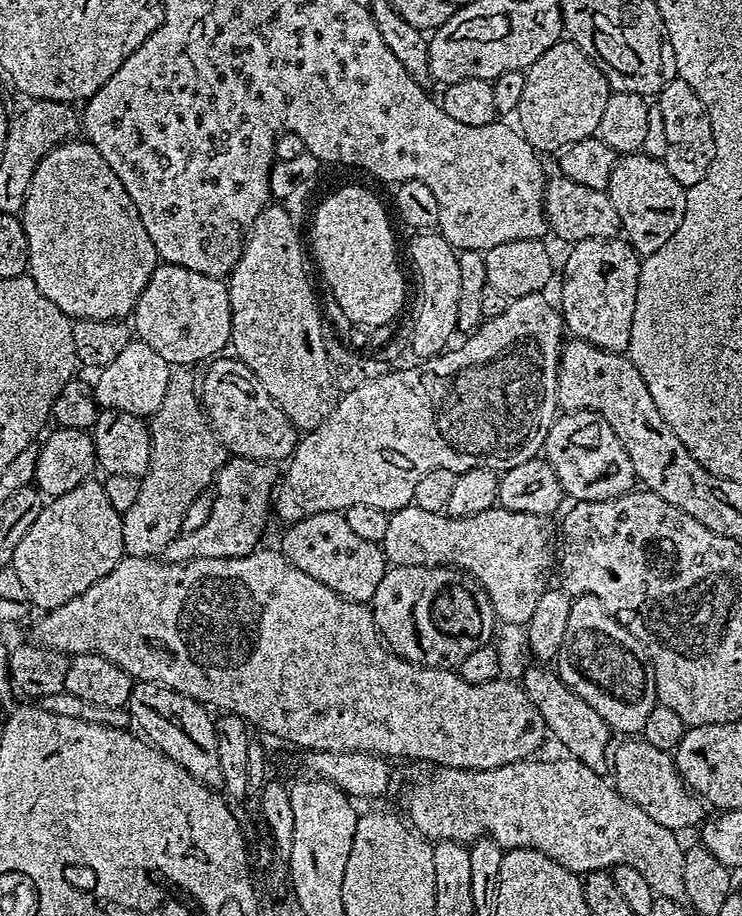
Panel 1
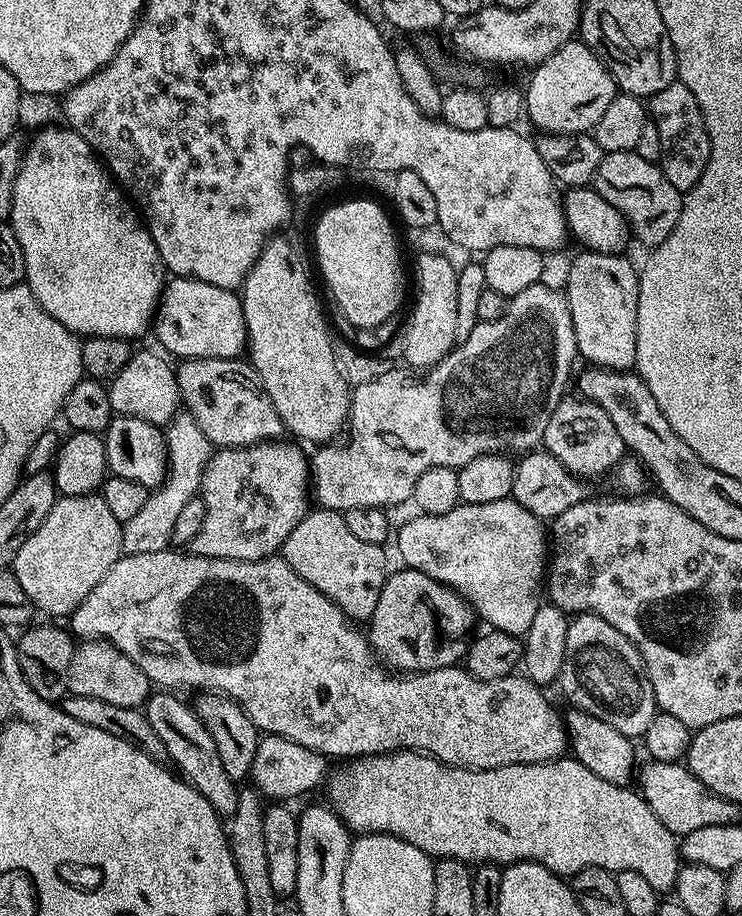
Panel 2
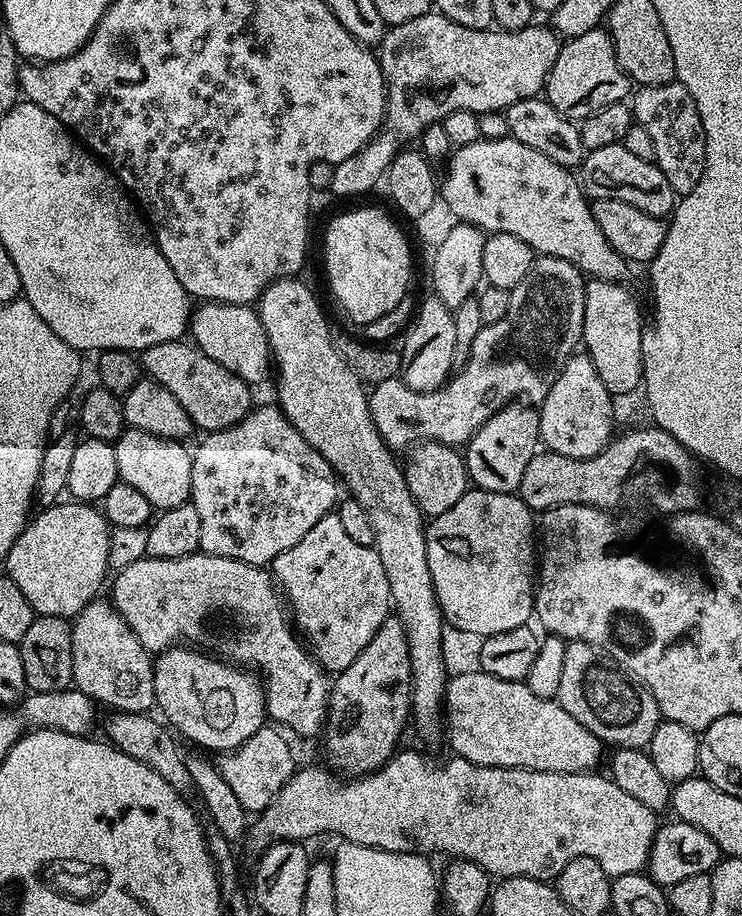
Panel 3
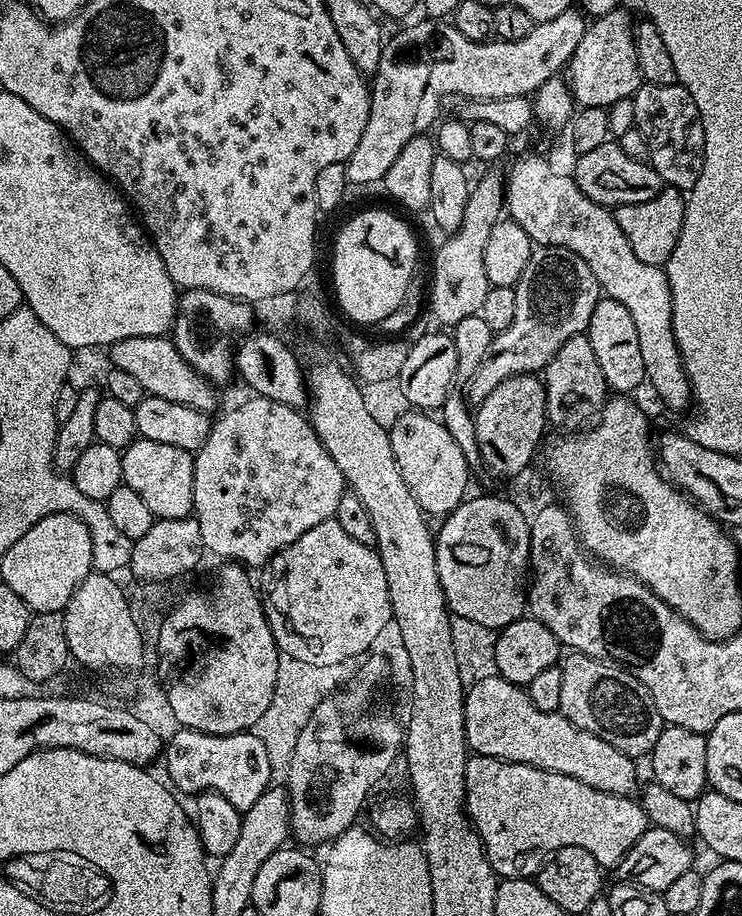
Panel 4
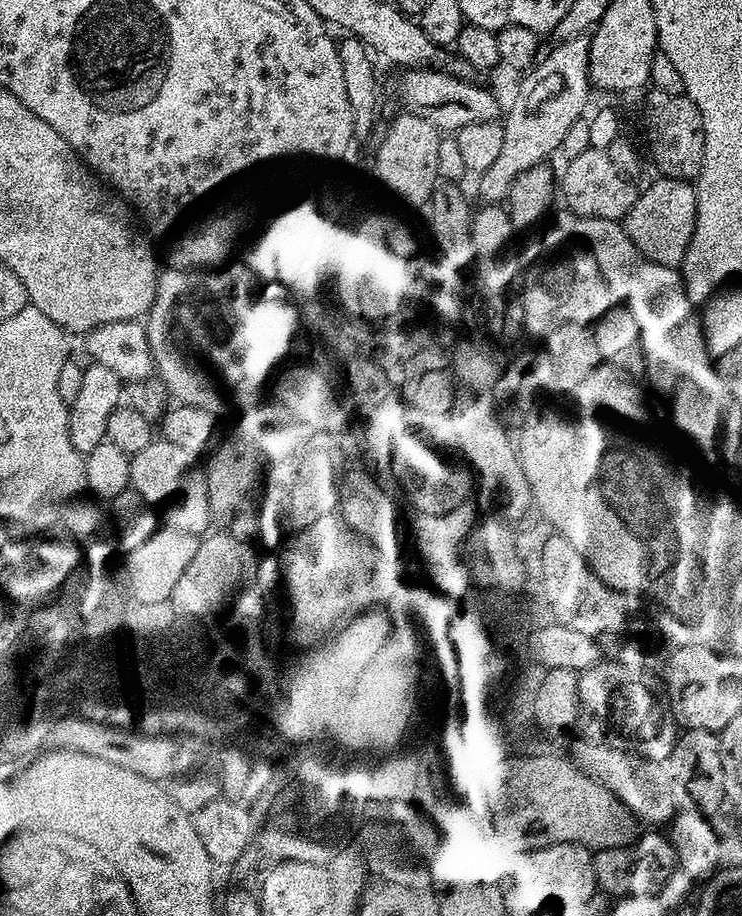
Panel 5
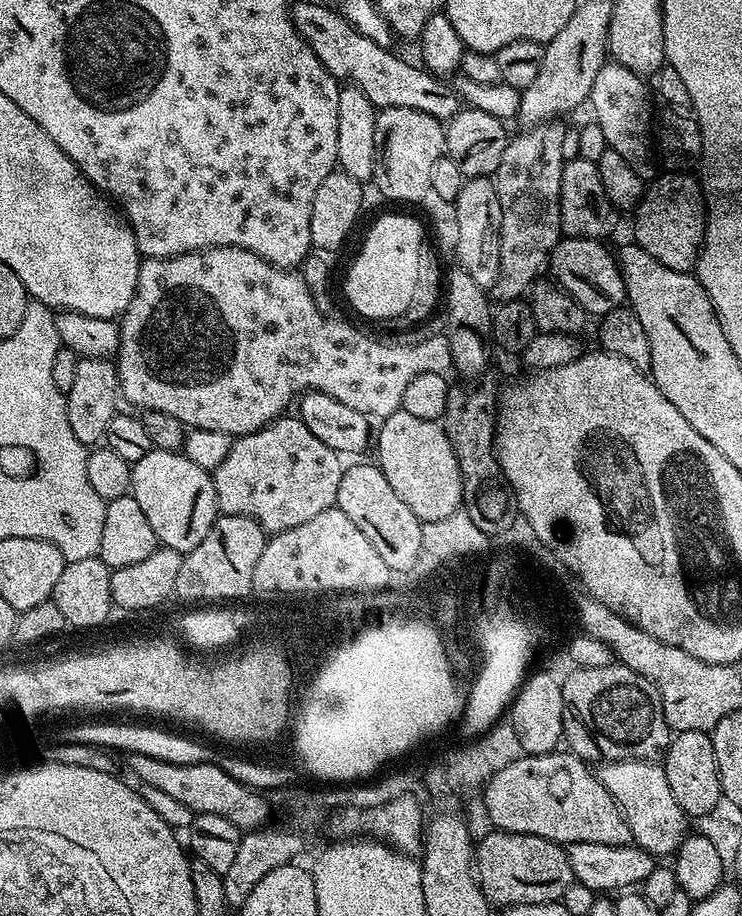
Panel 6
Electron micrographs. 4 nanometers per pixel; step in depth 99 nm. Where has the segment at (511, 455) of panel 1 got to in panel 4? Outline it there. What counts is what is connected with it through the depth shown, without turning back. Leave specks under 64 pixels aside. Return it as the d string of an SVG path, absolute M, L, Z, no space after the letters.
M533 247L530 254L530 262L526 262L526 270L522 270L522 278L514 286L516 290L516 302L514 305L514 322L506 326L506 330L495 333L492 337L492 348L486 354L480 369L470 378L472 384L466 391L469 401L479 402L502 382L511 376L521 376L527 372L539 373L558 354L558 346L566 342L566 338L587 333L590 314L594 314L594 306L602 299L600 283L590 274L590 266L565 248Z

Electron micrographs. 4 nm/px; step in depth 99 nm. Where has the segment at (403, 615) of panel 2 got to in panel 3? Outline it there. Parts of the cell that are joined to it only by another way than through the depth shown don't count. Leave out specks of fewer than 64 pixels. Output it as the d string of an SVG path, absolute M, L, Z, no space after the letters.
M389 618L370 638L370 646L346 670L335 673L331 681L328 715L322 729L327 767L344 778L378 770L401 747L400 735L404 727L409 727L411 706L408 639L399 619Z

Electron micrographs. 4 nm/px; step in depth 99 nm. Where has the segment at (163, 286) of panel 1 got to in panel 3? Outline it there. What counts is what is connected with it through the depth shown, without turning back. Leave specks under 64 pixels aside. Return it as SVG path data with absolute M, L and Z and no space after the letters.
M204 302L193 311L190 317L190 336L202 354L214 358L218 366L226 366L230 374L238 374L249 386L257 386L274 372L272 352L268 348L268 335L260 321L260 313L252 304L221 304L219 302Z

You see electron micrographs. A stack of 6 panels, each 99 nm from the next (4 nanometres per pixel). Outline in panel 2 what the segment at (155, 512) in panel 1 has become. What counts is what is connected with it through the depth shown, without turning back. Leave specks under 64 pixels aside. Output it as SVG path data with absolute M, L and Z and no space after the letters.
M187 414L177 415L176 419L166 428L168 456L170 459L170 475L163 486L149 495L146 506L132 519L130 526L122 527L121 553L150 554L162 552L169 547L174 518L178 518L178 510L186 506L186 502L197 499L200 491L200 478L204 473L204 465L212 456L214 445L198 430L196 421Z

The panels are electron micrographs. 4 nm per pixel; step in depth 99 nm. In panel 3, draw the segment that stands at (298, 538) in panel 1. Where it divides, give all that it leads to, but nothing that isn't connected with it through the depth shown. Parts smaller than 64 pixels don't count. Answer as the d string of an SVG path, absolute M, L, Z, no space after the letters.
M334 514L322 518L322 522L317 522L302 537L302 542L290 546L290 550L282 550L282 554L272 560L270 571L290 609L295 631L306 641L312 659L325 673L335 674L346 670L346 666L350 666L354 658L358 658L358 654L362 654L362 650L370 646L370 638L378 634L382 622L389 619L390 582L386 582L382 558L378 558L375 547L361 546L352 541L342 526L342 518Z

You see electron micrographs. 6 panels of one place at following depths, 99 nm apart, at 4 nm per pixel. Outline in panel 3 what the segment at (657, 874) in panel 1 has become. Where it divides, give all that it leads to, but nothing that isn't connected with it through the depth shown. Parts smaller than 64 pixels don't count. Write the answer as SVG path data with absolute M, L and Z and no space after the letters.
M397 751L396 755L391 756L378 770L349 780L333 774L324 766L321 766L321 768L297 767L291 778L286 782L286 786L282 786L282 790L274 798L274 802L270 802L270 806L262 809L251 821L246 833L246 845L248 844L249 850L253 854L259 854L265 852L271 844L278 843L279 840L308 842L311 836L316 836L319 832L333 832L334 835L341 836L339 838L341 841L349 844L361 844L367 848L377 848L387 852L414 852L417 854L445 852L448 858L474 862L481 870L488 873L489 877L506 880L515 876L525 876L526 878L552 882L574 858L594 858L594 862L598 862L598 866L602 866L602 870L606 870L606 874L613 878L645 871L648 855L656 837L657 813L646 807L642 802L638 802L638 798L630 798L630 794L626 794L626 790L622 790L622 786L615 784L607 775L595 776L597 773L592 770L586 772L539 772L529 768L495 768L494 766L475 764L457 755L453 755L452 760L446 761L445 764L435 764L434 761L427 760L420 752L404 751Z

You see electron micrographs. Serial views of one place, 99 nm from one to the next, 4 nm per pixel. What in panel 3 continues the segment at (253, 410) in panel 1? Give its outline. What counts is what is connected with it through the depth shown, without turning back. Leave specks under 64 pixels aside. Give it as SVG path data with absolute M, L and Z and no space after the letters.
M183 339L171 340L162 342L158 346L145 348L142 353L143 371L154 382L166 386L166 390L170 390L170 394L174 394L174 398L178 398L178 402L182 402L182 410L186 410L186 414L190 414L193 425L197 429L204 428L203 431L209 433L234 426L247 412L252 411L254 407L253 389L245 380L238 378L238 374L230 374L230 370L226 370L226 366L218 366L218 362L214 362L214 358L202 354L195 343L184 343Z

